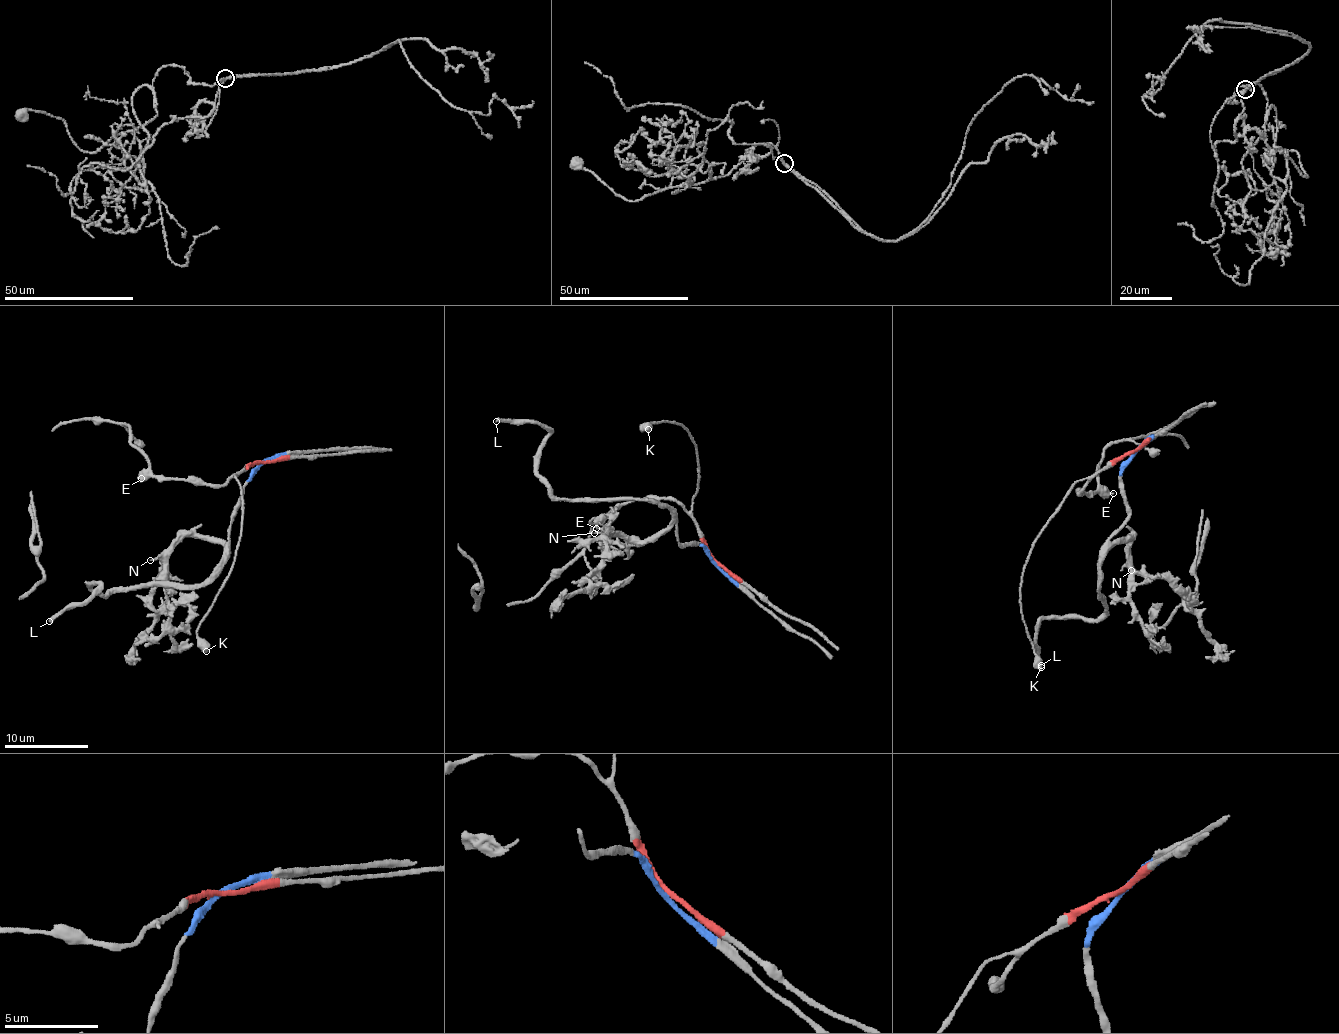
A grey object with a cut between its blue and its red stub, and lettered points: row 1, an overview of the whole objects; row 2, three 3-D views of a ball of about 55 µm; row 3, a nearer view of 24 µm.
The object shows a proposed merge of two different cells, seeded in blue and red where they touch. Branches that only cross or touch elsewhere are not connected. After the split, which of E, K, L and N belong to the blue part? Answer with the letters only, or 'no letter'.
L, N

